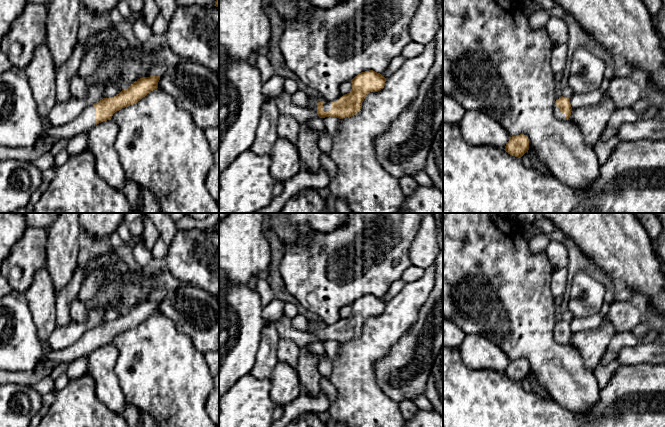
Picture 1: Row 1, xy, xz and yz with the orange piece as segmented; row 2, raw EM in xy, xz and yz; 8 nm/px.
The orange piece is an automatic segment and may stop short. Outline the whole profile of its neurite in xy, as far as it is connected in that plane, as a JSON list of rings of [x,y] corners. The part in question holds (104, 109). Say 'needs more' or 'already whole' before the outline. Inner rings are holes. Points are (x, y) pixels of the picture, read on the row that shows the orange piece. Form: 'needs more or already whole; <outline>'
needs more; [[[160,76],[143,77],[127,89],[111,98],[103,98],[87,106],[75,119],[57,127],[48,128],[31,147],[11,148],[0,146],[0,161],[20,160],[35,163],[44,153],[62,139],[72,139],[79,134],[88,133],[97,124],[111,120],[113,114],[122,108],[140,101],[149,92],[158,88]]]

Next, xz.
needs more; [[[373,70],[359,73],[352,80],[349,93],[340,95],[335,100],[323,101],[309,97],[309,108],[320,118],[337,117],[339,119],[354,116],[360,112],[361,104],[370,92],[377,92],[384,88],[386,78]]]

